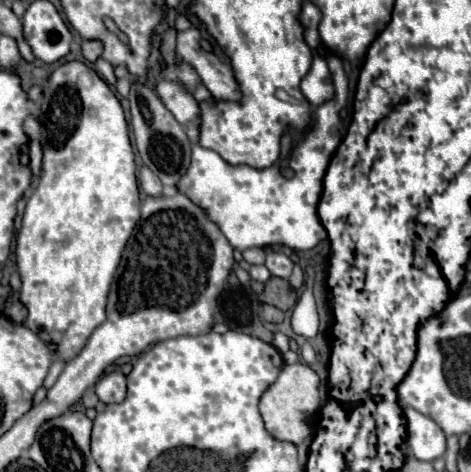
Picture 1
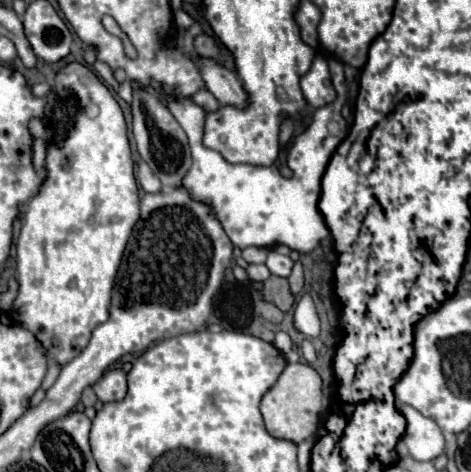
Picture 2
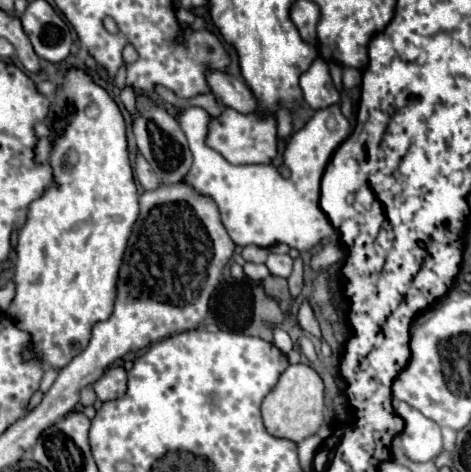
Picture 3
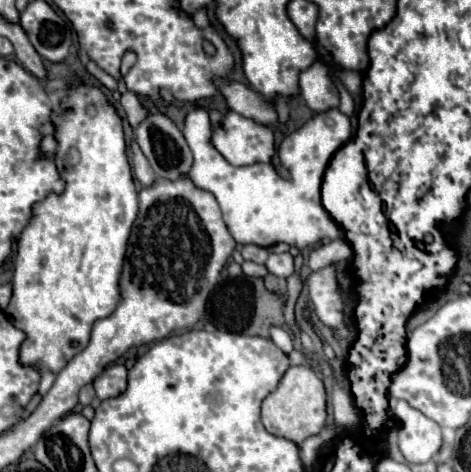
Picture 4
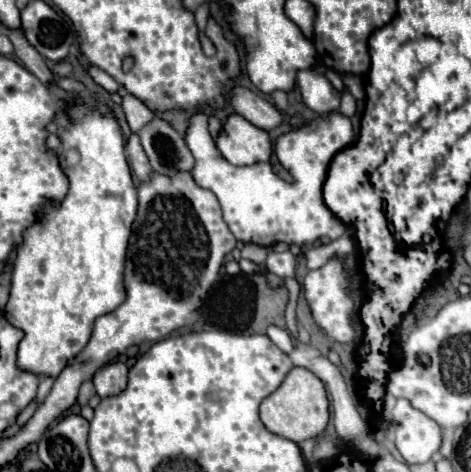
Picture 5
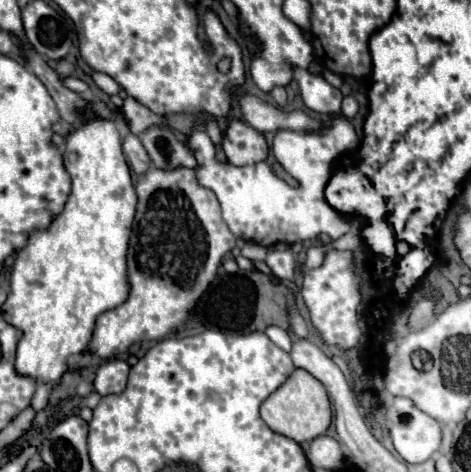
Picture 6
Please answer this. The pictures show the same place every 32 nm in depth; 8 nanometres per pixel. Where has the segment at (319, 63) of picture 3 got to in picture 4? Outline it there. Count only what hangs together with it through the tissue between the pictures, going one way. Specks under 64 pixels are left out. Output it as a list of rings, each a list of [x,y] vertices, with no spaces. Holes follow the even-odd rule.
[[[314,62],[308,70],[300,72],[298,80],[302,98],[314,112],[328,112],[340,104],[338,90],[328,76],[328,68],[322,62]]]

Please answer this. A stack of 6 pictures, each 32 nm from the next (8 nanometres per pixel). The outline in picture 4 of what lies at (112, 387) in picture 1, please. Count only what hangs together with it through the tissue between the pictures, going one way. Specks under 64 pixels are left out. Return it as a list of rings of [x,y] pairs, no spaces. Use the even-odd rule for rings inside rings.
[[[112,364],[106,366],[100,376],[94,380],[94,390],[100,400],[114,398],[122,394],[126,388],[126,366],[124,364]]]

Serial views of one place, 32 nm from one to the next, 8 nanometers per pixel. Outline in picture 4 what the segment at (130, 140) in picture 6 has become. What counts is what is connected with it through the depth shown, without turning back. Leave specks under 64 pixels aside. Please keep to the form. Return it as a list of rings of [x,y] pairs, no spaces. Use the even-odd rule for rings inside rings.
[[[136,140],[132,142],[130,152],[132,152],[132,170],[134,170],[136,178],[140,180],[140,184],[142,184],[142,186],[152,186],[152,180],[156,180],[156,174],[152,172],[150,164],[148,164],[146,156],[142,154],[140,146],[136,144]]]

